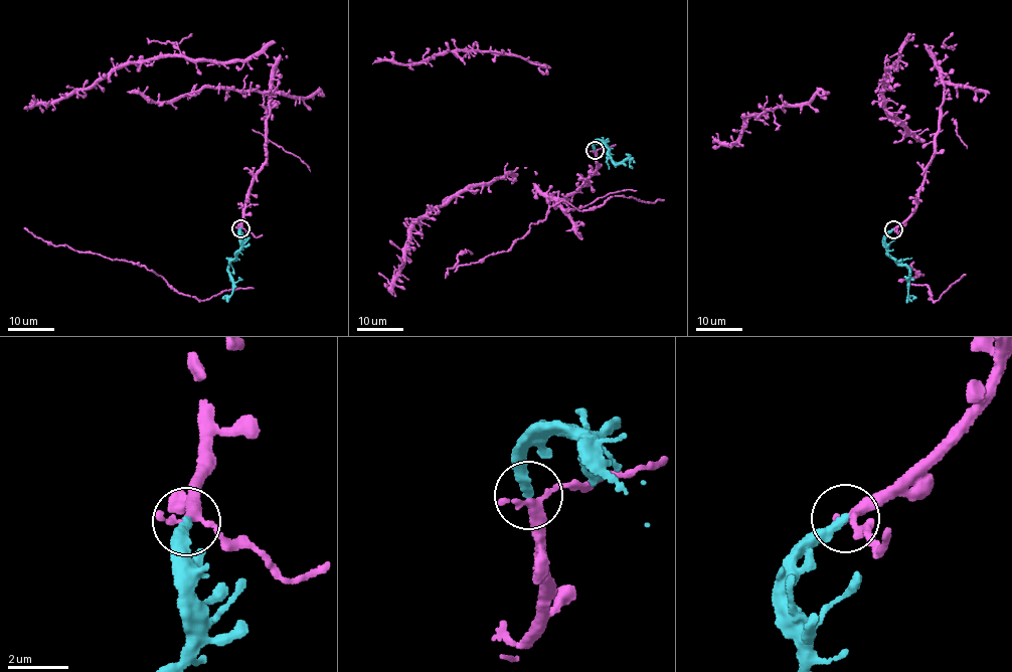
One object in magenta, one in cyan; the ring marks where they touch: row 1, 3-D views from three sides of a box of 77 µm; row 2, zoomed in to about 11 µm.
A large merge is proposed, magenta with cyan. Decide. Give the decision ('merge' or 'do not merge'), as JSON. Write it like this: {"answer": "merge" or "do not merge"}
{"answer": "merge"}

